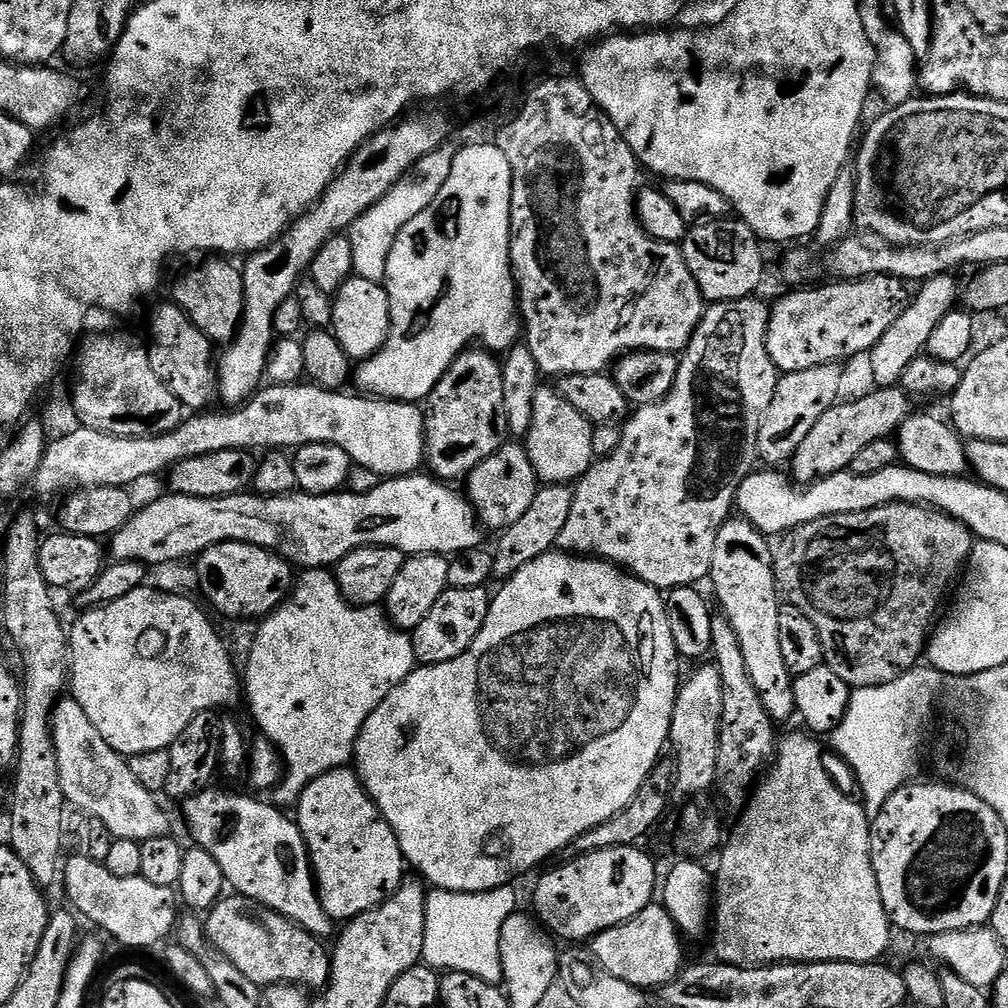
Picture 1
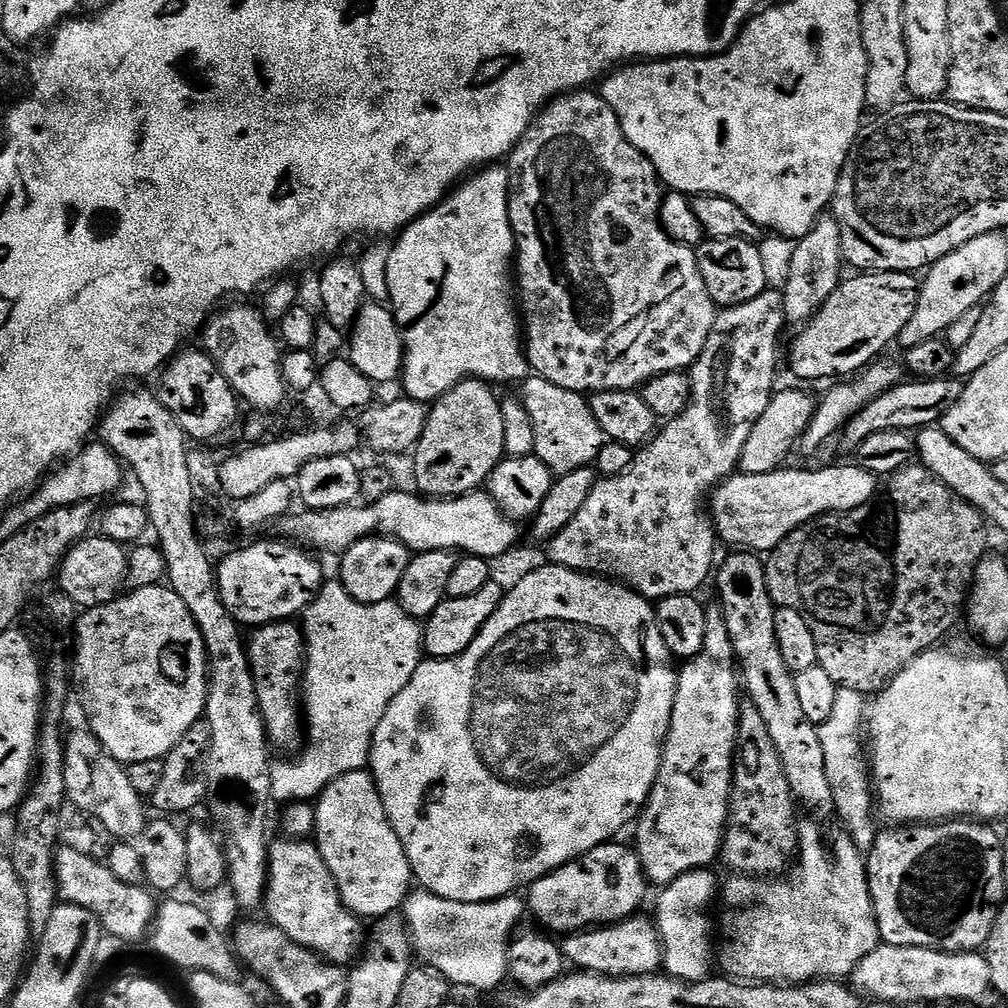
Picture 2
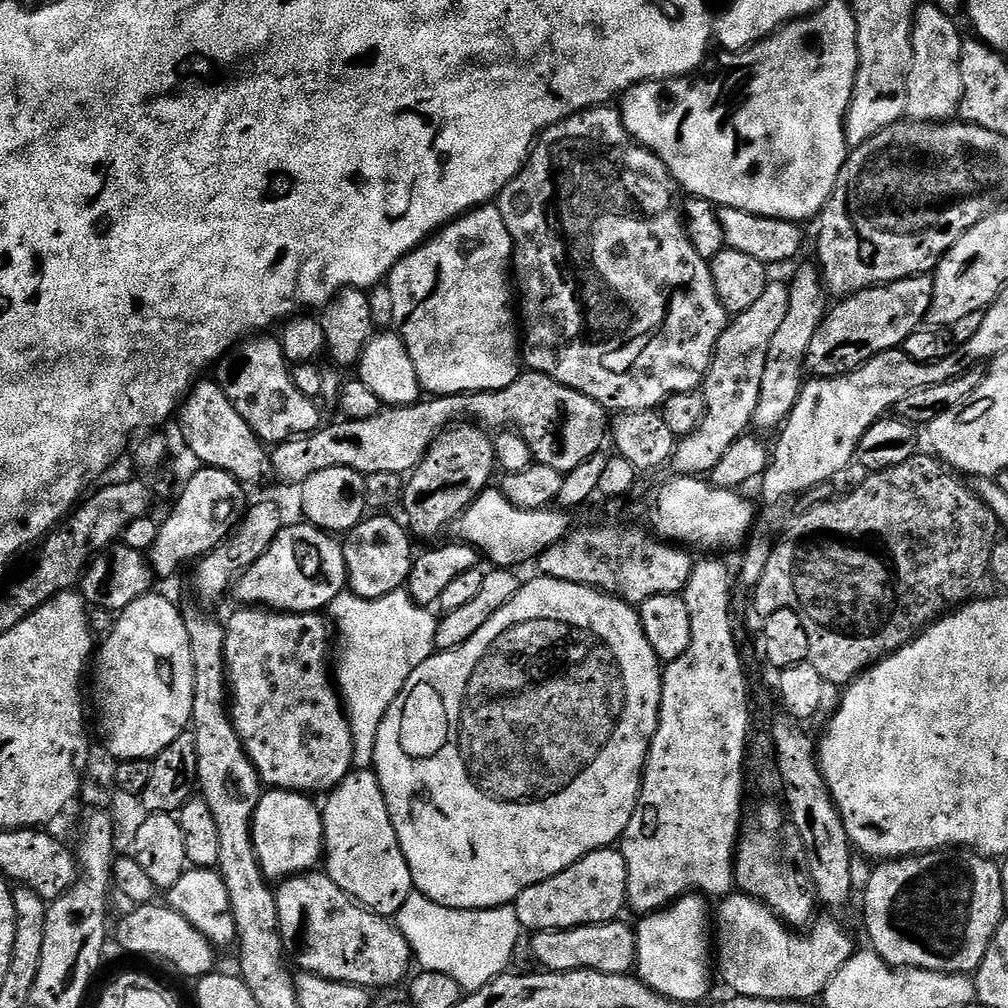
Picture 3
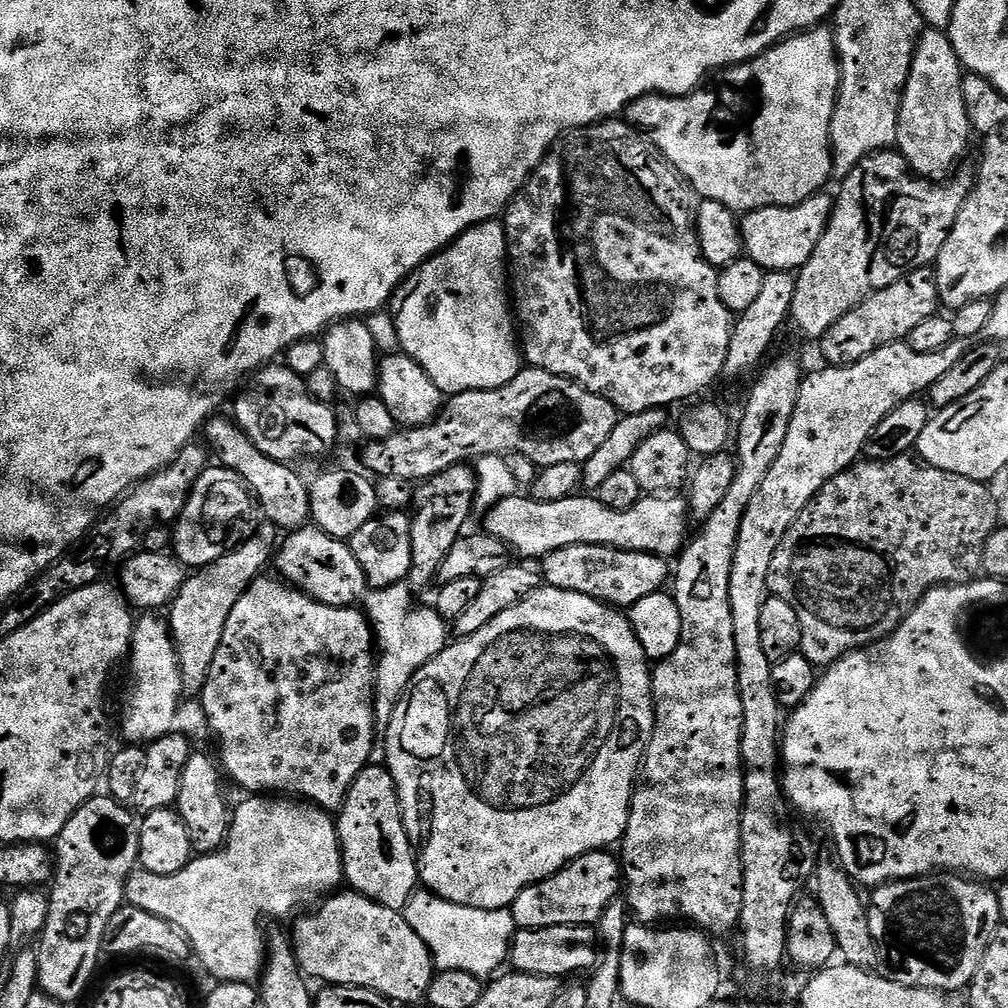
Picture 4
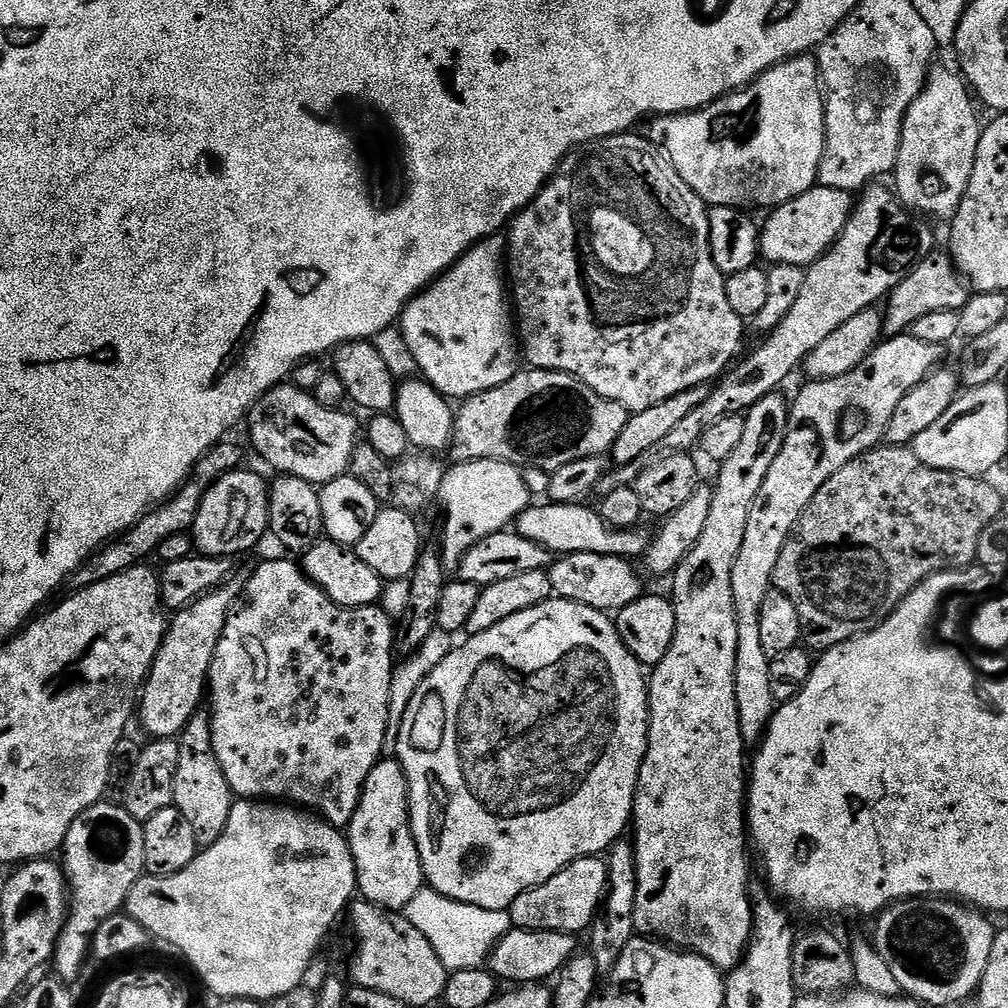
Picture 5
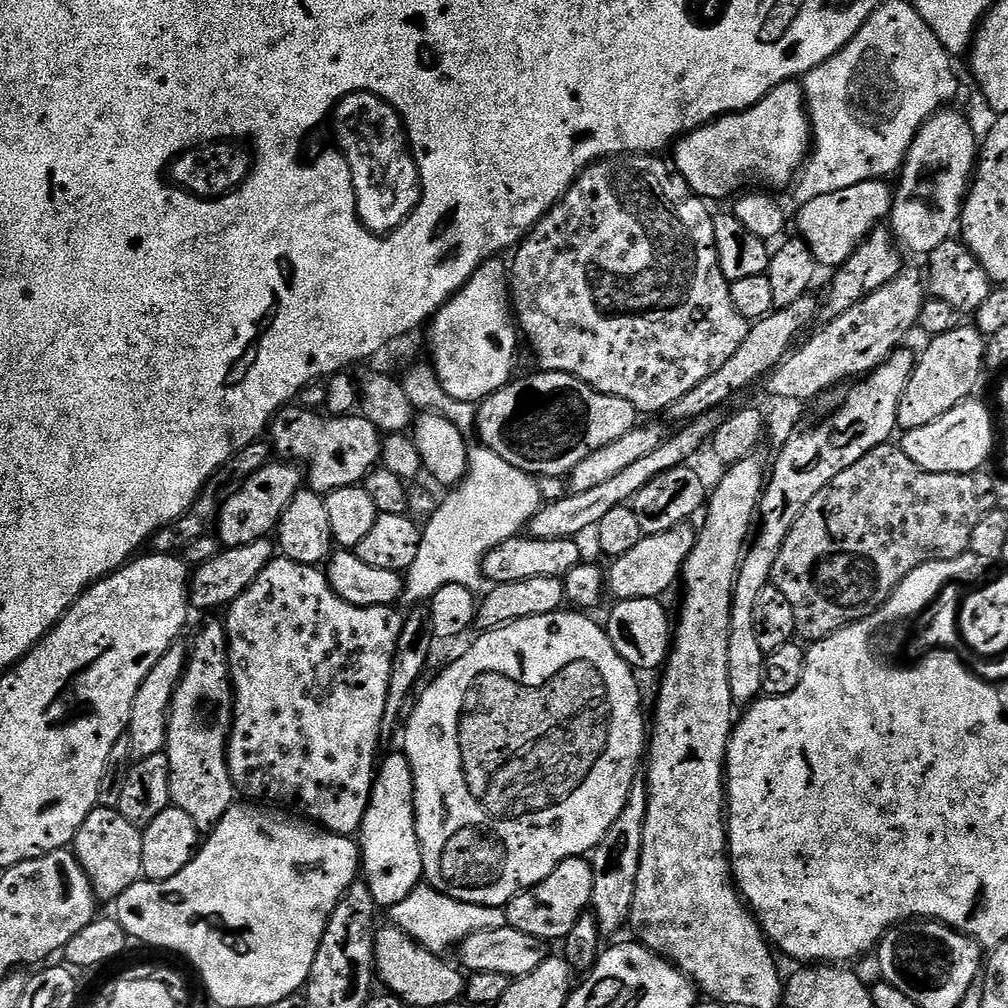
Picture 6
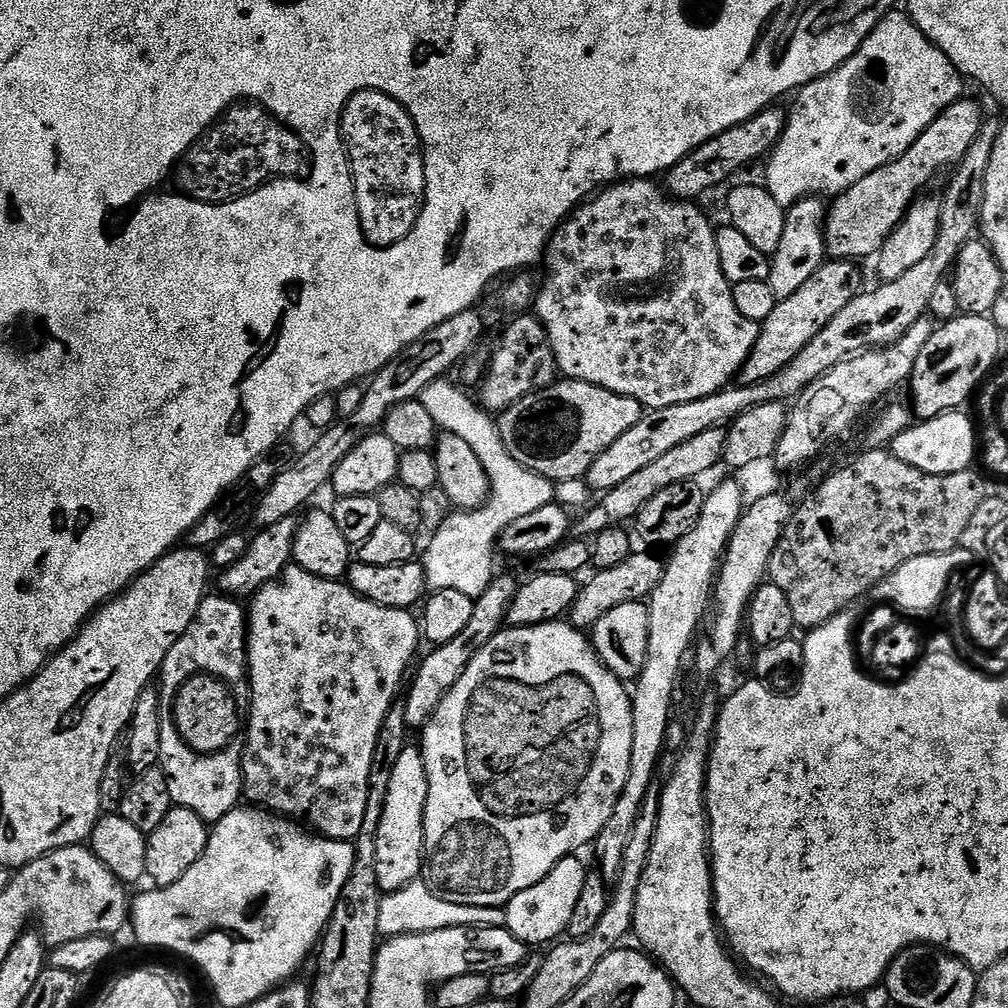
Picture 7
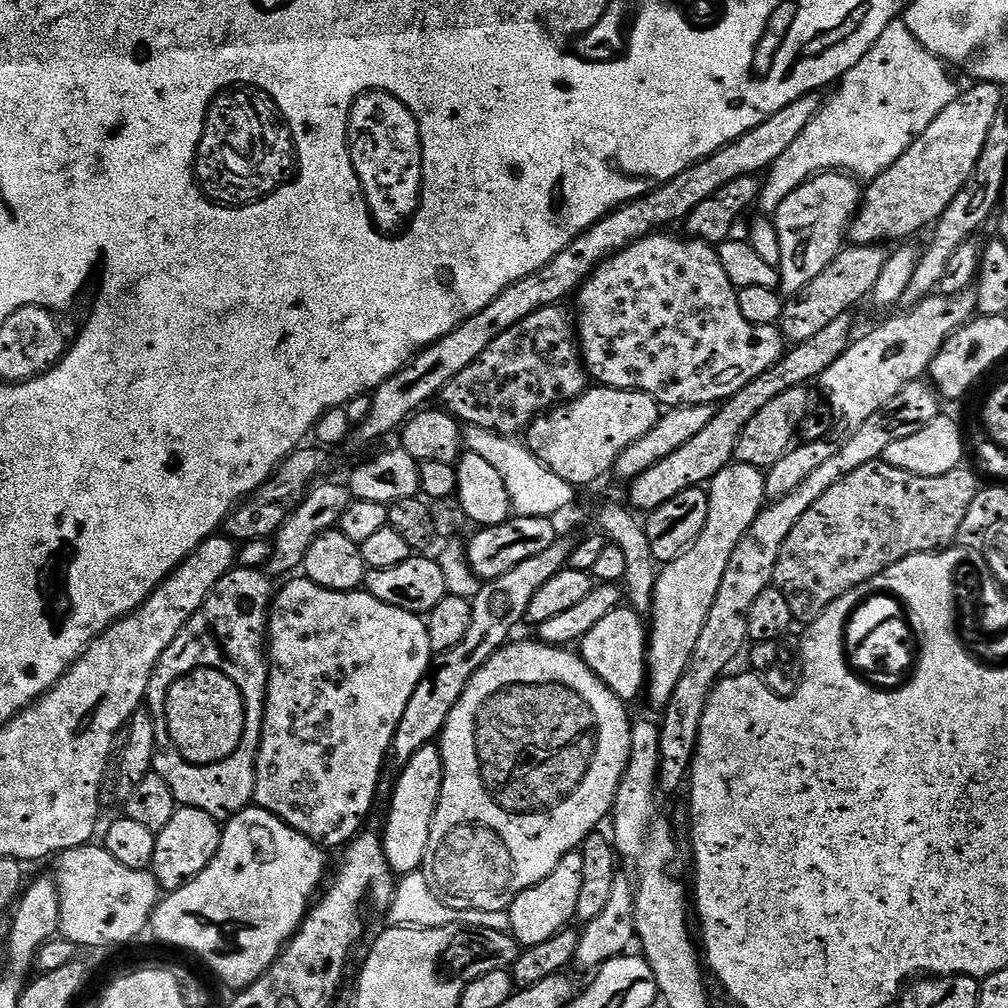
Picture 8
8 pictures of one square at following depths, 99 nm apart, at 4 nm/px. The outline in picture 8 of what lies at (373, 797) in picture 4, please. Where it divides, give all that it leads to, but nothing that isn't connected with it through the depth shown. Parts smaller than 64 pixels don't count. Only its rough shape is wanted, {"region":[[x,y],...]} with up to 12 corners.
{"region":[[422,746],[395,777],[382,828],[393,873],[424,867],[444,763]]}

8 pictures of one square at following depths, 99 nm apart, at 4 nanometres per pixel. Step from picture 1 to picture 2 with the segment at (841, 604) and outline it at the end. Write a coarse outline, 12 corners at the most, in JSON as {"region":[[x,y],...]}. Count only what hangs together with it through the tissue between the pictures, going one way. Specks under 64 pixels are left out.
{"region":[[923,464],[767,557],[837,689],[961,623],[989,521]]}

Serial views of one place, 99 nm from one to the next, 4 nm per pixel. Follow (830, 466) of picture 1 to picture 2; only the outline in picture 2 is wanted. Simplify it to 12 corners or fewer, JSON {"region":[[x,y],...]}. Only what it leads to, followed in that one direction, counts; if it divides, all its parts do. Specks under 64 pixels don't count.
{"region":[[909,379],[844,425],[849,450],[882,430],[931,428],[965,381]]}

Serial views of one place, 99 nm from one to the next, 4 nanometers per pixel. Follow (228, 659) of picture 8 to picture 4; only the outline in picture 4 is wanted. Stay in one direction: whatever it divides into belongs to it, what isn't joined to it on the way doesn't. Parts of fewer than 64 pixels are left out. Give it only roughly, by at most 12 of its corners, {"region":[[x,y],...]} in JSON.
{"region":[[193,751],[174,805],[193,853],[221,851],[232,827],[222,768]]}

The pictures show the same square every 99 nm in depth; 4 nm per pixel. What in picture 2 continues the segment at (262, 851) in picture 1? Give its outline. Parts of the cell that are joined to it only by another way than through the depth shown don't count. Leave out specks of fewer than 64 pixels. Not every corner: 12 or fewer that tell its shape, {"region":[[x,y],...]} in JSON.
{"region":[[308,838],[268,845],[267,919],[331,964],[366,924]]}

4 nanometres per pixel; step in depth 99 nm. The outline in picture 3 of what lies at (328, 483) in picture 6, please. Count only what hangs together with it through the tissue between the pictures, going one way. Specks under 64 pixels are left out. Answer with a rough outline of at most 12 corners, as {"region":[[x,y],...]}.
{"region":[[279,339],[223,361],[226,398],[265,445],[321,427]]}

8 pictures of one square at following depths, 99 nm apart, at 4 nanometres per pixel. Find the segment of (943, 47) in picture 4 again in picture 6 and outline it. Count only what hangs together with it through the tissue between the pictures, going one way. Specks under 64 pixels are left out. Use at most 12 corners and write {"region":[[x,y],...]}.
{"region":[[945,107],[898,173],[890,231],[905,253],[953,239],[978,163]]}

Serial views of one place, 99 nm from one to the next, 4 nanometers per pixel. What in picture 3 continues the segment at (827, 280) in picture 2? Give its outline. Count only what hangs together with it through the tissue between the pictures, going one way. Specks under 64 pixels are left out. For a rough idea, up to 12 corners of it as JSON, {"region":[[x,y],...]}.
{"region":[[821,269],[788,284],[753,425],[775,433],[806,383],[810,342],[830,307]]}

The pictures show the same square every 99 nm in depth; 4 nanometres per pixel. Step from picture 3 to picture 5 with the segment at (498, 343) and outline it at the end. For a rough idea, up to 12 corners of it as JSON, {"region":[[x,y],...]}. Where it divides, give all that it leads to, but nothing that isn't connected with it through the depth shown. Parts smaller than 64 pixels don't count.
{"region":[[488,236],[417,292],[398,321],[445,398],[510,382],[522,364]]}

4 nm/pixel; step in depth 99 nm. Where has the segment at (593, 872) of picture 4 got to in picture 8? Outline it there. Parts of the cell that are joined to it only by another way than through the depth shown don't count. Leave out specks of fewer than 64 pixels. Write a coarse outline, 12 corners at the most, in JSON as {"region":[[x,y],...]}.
{"region":[[567,852],[506,909],[524,948],[576,920],[582,854]]}

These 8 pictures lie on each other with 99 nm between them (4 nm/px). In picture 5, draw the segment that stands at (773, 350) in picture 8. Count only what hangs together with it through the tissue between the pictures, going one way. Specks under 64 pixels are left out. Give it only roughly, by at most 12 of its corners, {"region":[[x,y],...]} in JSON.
{"region":[[659,143],[578,145],[506,232],[523,359],[629,414],[745,317]]}

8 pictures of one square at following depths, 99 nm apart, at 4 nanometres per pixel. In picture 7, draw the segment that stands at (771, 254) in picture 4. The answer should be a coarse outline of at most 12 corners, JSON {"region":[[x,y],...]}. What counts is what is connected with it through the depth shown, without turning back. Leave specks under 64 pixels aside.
{"region":[[961,98],[831,201],[829,257],[875,257],[986,116]]}

